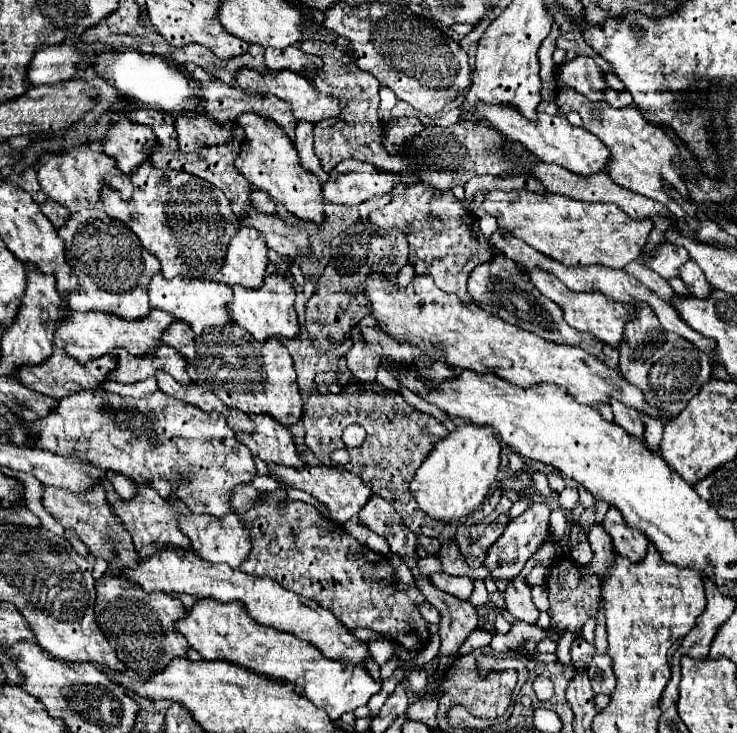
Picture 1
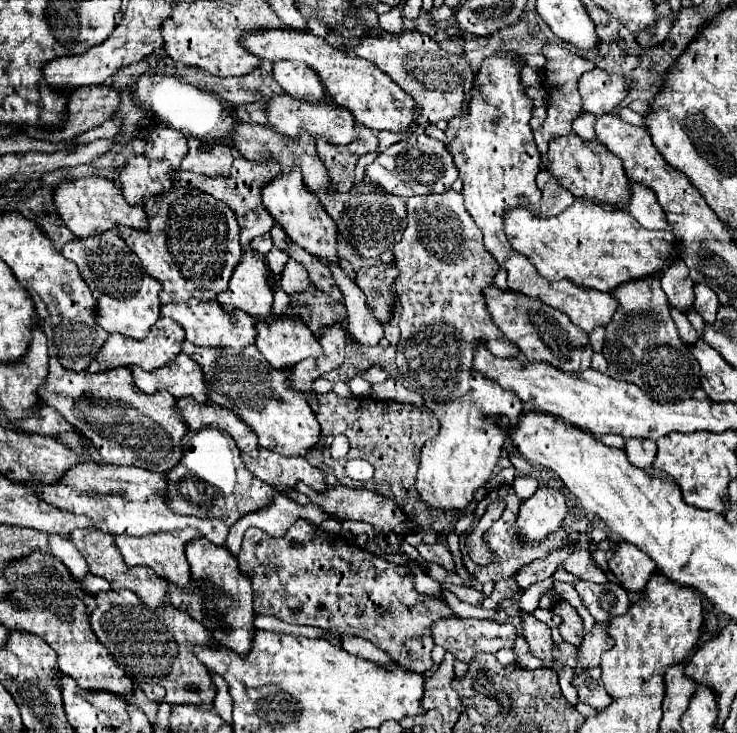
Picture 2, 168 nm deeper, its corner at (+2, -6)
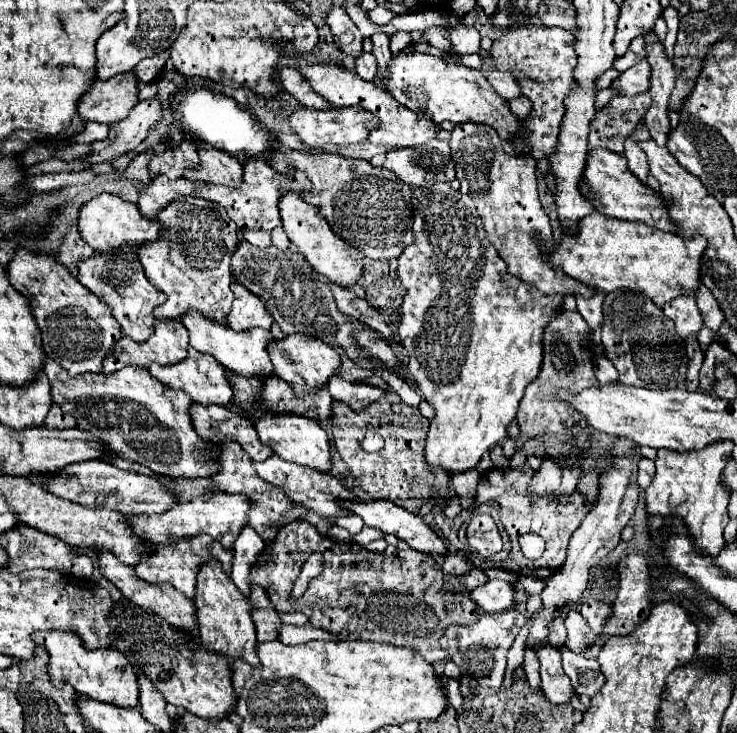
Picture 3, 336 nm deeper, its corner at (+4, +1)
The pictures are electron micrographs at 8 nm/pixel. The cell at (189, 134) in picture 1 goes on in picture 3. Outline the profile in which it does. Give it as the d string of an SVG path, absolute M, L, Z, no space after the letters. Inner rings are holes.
M199 144L199 156L203 166L185 174L191 182L213 182L239 188L239 182L243 182L243 166L235 156L227 156L227 152L209 148L207 144Z

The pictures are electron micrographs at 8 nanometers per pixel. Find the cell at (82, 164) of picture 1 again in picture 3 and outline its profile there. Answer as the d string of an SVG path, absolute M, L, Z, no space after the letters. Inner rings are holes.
M113 194L97 196L89 204L85 204L81 208L81 214L79 214L81 238L97 252L111 252L111 250L125 248L125 246L127 248L139 248L141 244L159 240L161 230L163 230L163 226L159 222L143 220L143 216L135 204L123 202L121 198L117 198Z

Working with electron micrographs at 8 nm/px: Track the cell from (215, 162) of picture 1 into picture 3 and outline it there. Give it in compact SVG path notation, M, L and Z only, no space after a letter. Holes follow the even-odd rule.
M253 158L245 164L245 174L243 174L243 184L235 190L227 188L227 186L217 186L217 184L201 184L201 198L211 200L219 206L223 206L227 210L227 216L237 224L237 230L245 230L245 228L253 228L253 230L273 230L275 226L281 224L281 216L279 216L279 196L283 196L283 192L297 192L295 190L295 180L291 180L291 176L283 176L279 172L275 172L265 160L261 158Z

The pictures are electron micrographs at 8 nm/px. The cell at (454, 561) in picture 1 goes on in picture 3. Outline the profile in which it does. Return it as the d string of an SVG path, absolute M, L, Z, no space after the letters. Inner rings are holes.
M519 578L519 582L521 582L521 586L529 592L529 594L539 594L541 590L543 590L543 580L539 580L539 578Z

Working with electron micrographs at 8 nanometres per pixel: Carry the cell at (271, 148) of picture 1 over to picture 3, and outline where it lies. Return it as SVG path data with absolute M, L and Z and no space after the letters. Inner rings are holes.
M287 192L279 202L279 210L281 210L281 220L283 220L283 230L287 232L291 244L295 244L299 248L299 252L307 258L307 262L321 276L325 276L329 282L333 282L341 288L351 288L357 284L357 280L361 278L361 272L363 272L365 256L357 248L353 248L351 244L347 244L339 236L335 236L335 232L329 228L327 220L317 212L317 208L311 208L301 196Z

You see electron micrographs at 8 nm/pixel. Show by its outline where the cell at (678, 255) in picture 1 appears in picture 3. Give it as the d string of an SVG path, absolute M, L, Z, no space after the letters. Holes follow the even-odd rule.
M683 296L683 298L675 298L667 304L661 306L663 314L673 320L675 324L675 332L679 334L679 338L685 342L689 336L697 336L697 332L701 330L703 322L701 322L701 312L695 304L695 296Z

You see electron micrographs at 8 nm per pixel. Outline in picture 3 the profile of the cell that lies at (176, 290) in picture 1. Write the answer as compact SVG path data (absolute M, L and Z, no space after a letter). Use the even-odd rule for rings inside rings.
M189 312L183 318L183 324L191 334L191 346L195 350L215 356L225 368L233 370L235 374L245 376L245 378L273 376L273 364L271 364L271 358L269 358L269 352L267 352L269 342L273 342L273 336L271 336L269 330L253 328L249 332L235 332L227 324L217 324L213 320L203 318L199 312Z

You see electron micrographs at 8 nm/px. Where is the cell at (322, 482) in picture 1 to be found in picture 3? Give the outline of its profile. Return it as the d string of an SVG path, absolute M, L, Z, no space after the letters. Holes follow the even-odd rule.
M377 500L377 502L343 502L339 504L345 510L351 510L353 514L361 516L365 526L377 528L385 534L393 534L399 540L407 542L413 550L423 554L447 554L445 542L423 522L421 516L407 512L405 508L389 502L389 500Z

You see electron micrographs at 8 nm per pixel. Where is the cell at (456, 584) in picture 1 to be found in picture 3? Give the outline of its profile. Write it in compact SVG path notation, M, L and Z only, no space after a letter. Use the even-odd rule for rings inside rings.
M489 580L485 586L471 590L471 600L485 612L505 612L515 604L515 586L503 580Z

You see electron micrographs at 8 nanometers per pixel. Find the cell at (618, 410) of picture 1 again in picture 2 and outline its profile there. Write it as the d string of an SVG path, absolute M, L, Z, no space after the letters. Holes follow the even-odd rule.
M625 439L625 453L633 465L647 469L655 459L657 445L653 439Z

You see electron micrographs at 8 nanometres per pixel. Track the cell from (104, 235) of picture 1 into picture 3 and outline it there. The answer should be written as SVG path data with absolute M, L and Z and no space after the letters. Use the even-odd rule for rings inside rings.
M121 248L121 250L113 250L109 254L93 254L91 258L83 260L79 264L79 282L111 308L111 314L119 322L123 336L127 336L135 342L149 340L153 326L155 326L153 310L159 304L163 304L167 300L167 296L145 278L143 266L141 266L135 250Z

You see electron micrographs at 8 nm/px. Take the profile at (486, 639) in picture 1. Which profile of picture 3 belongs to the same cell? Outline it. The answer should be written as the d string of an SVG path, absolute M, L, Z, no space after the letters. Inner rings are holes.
M445 678L445 686L447 686L447 700L449 706L457 712L457 716L463 712L463 694L459 690L459 682L453 678Z

